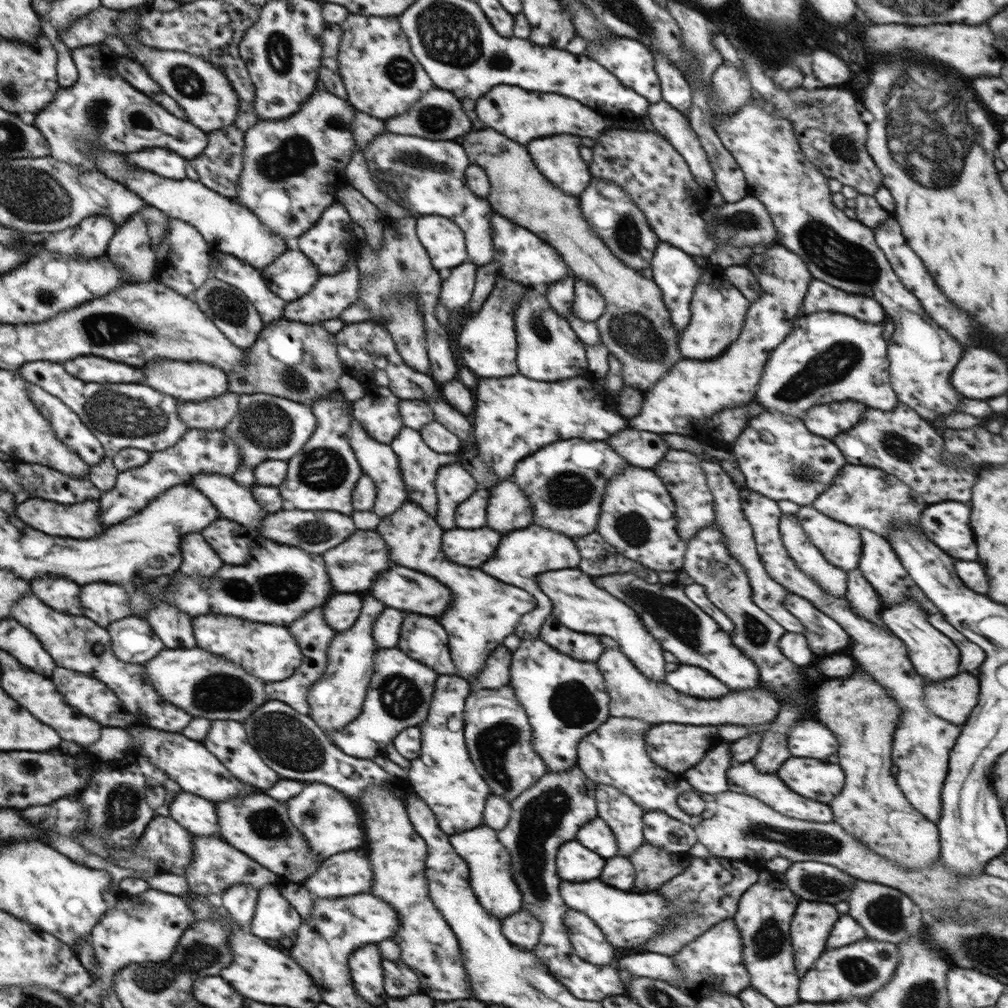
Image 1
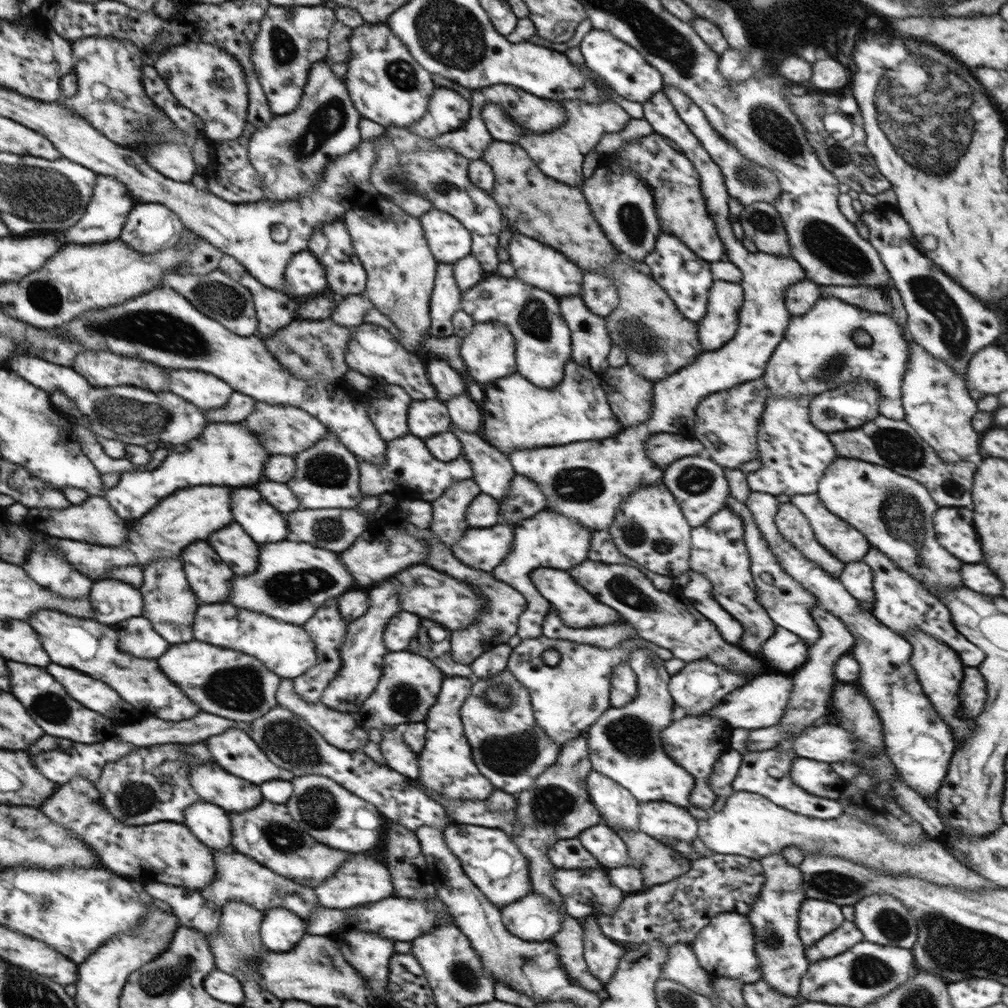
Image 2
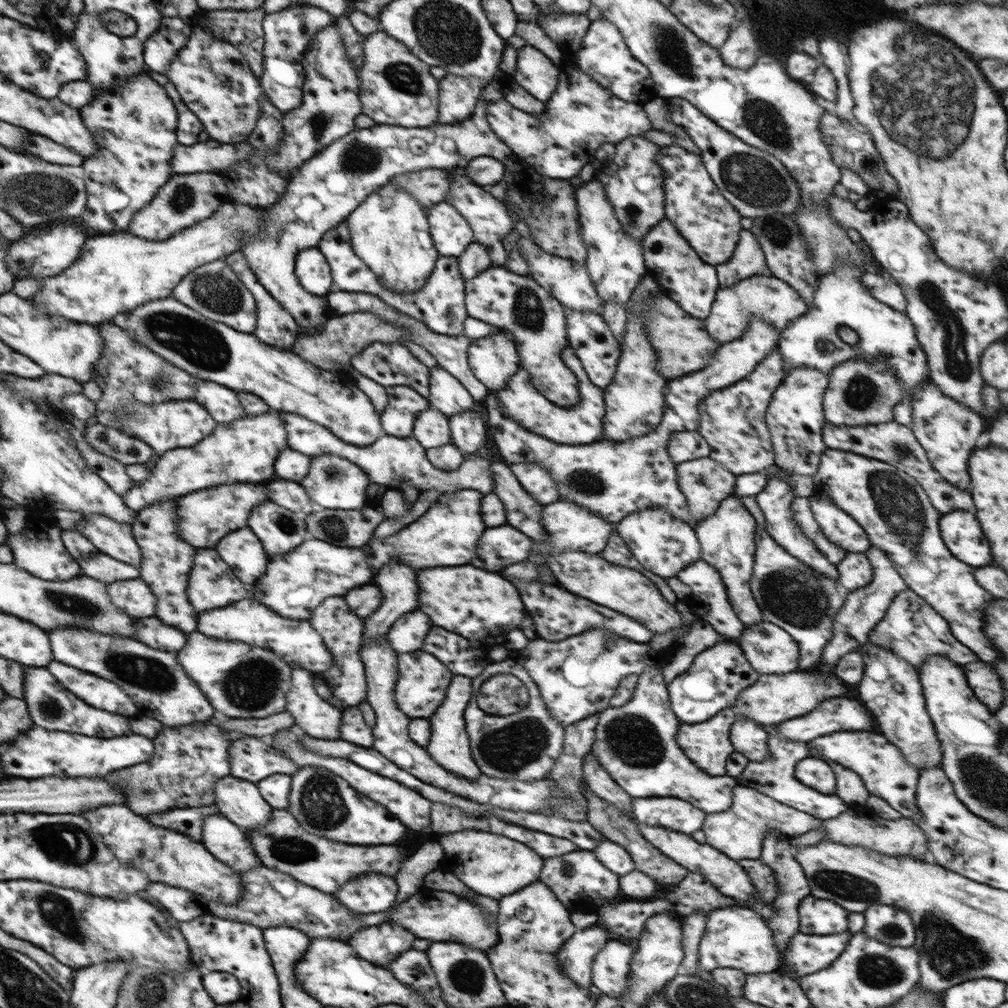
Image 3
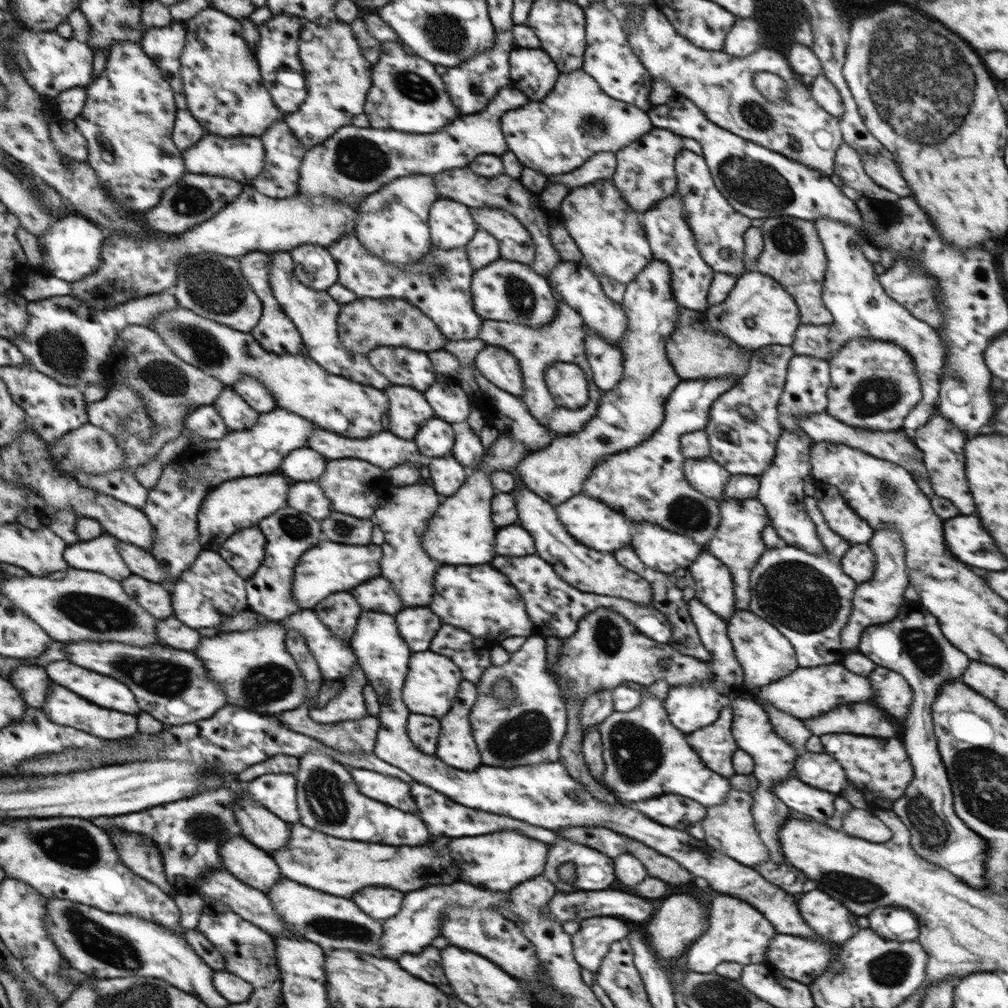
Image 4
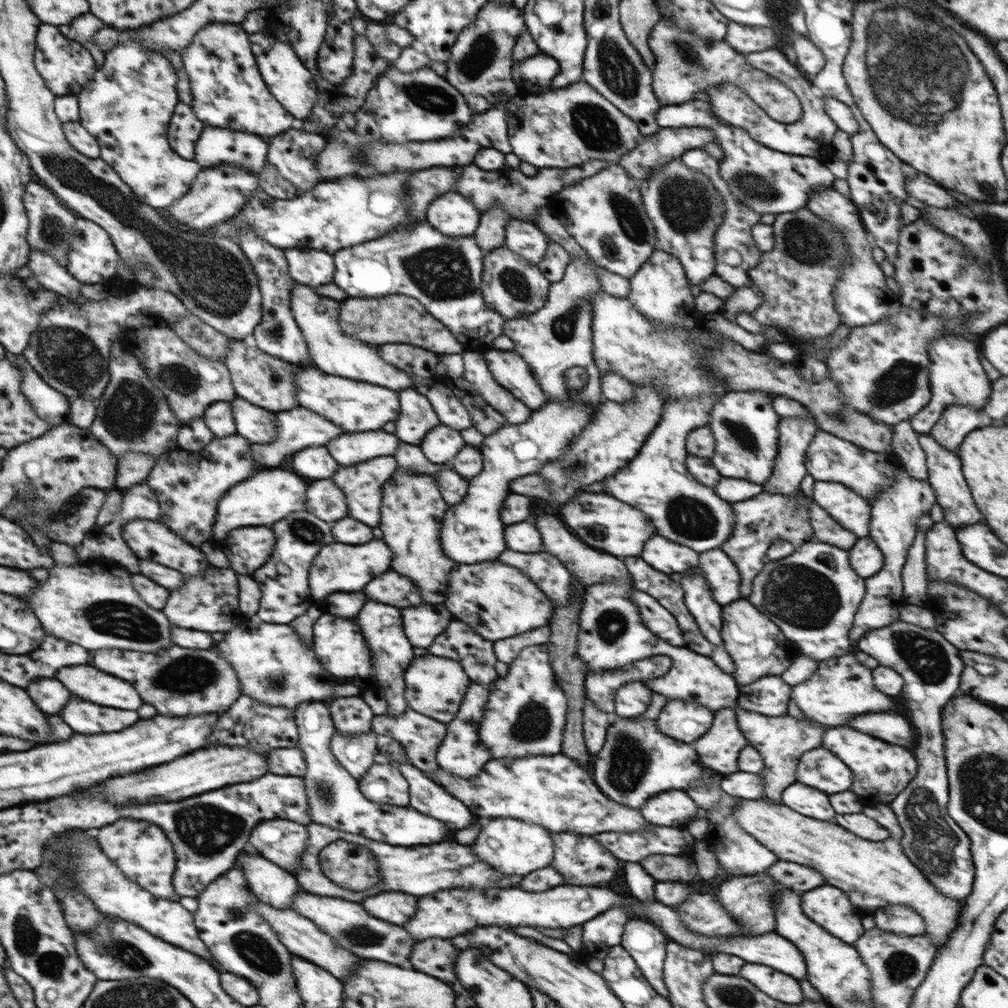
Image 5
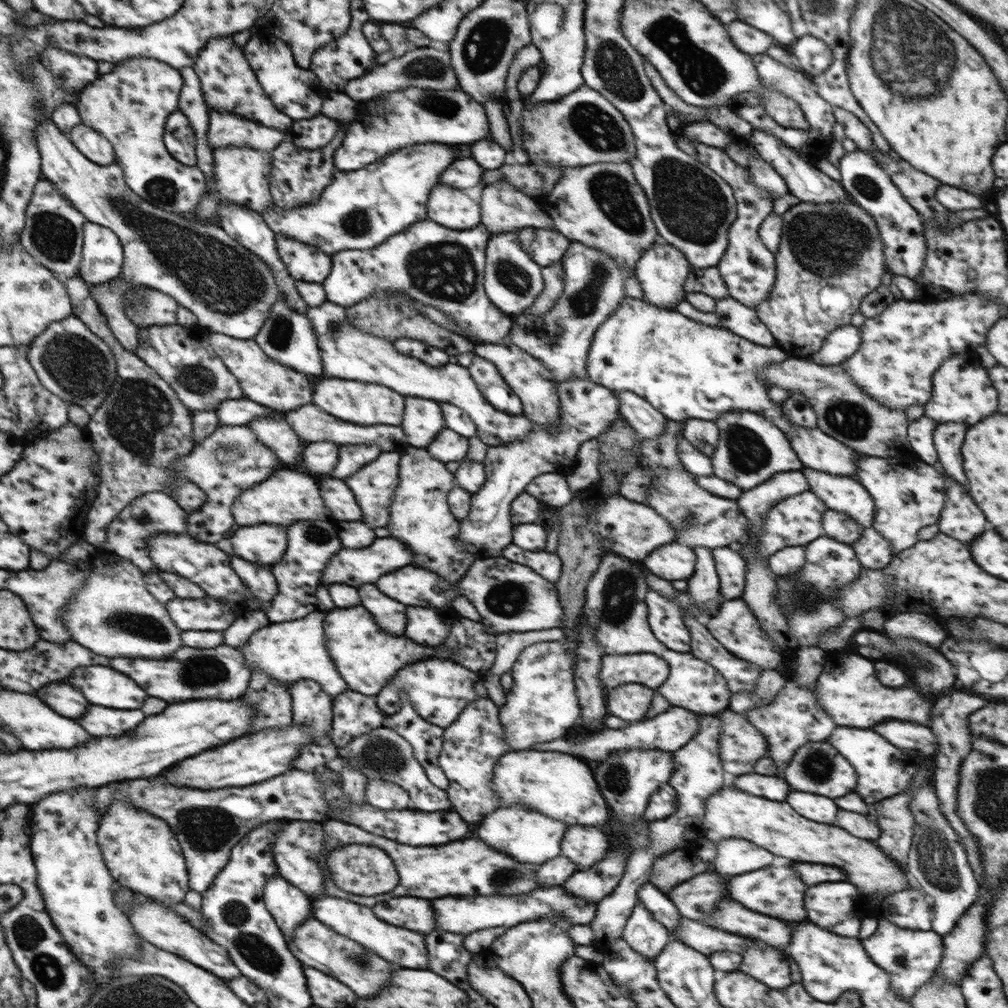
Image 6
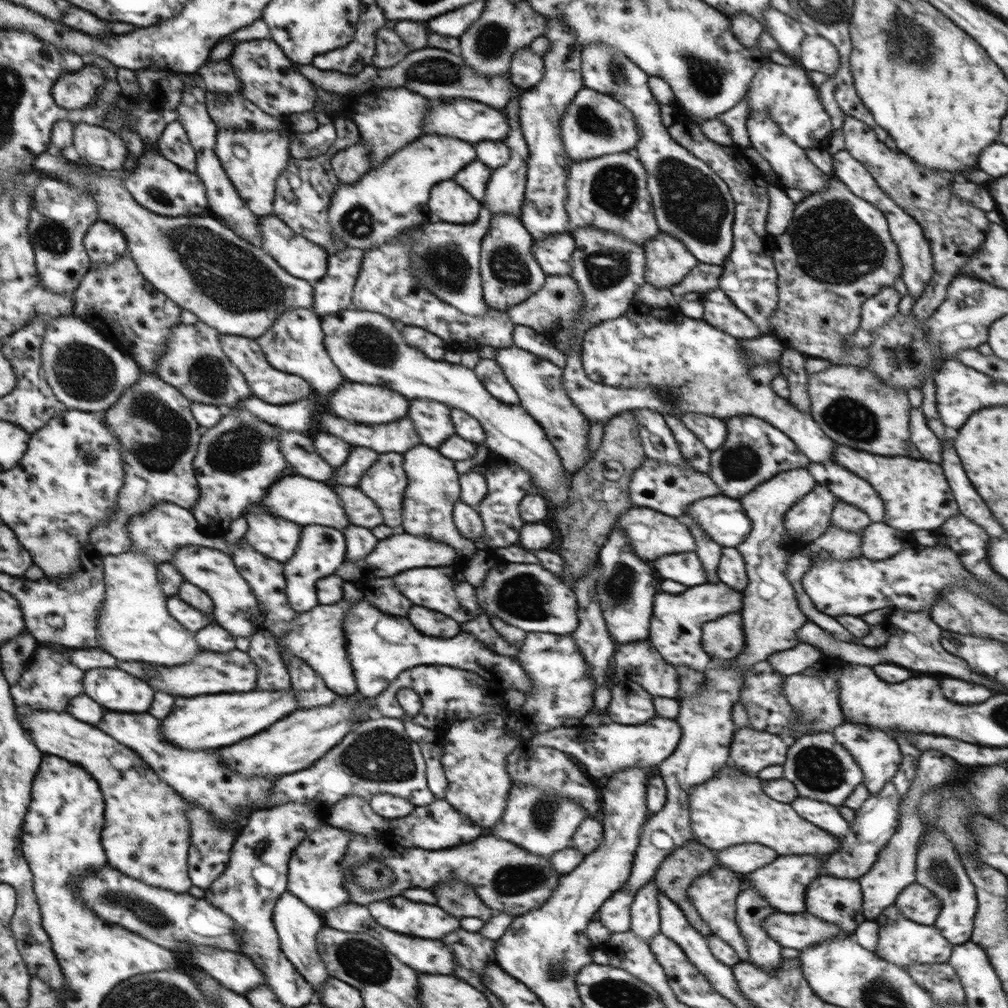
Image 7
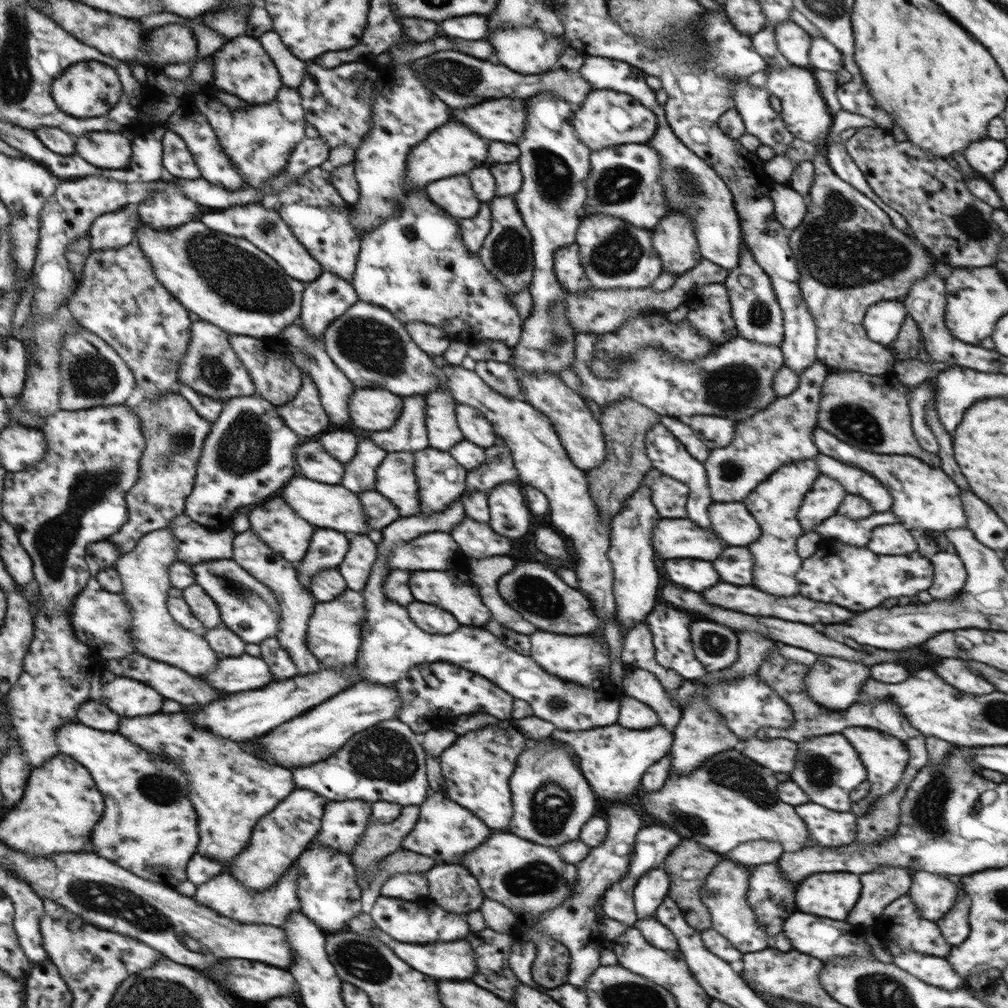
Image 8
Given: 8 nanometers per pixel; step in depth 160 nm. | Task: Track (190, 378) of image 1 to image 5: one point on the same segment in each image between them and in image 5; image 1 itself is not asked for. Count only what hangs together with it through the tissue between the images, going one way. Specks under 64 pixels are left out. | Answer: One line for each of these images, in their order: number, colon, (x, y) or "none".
2: (207, 391)
3: (222, 402)
4: (236, 412)
5: (257, 425)

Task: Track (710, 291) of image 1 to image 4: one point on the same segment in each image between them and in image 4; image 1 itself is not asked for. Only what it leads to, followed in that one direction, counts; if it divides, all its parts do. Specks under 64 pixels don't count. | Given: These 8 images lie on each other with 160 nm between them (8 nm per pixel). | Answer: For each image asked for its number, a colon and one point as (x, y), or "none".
2: (721, 319)
3: (765, 296)
4: (776, 316)

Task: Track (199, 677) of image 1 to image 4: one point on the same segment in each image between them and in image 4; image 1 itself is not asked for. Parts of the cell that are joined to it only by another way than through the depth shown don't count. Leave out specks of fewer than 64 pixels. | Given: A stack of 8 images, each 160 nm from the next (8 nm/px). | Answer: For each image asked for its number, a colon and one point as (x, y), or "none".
2: (231, 684)
3: (241, 680)
4: (253, 666)

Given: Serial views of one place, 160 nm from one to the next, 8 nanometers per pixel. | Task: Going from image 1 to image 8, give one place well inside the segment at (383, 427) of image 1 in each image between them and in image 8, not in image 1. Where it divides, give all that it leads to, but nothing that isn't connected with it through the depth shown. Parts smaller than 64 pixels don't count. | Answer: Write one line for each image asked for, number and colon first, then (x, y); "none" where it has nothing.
2: (388, 412)
3: (404, 403)
4: (409, 410)
5: (417, 416)
6: (423, 419)
7: (434, 426)
8: (443, 431)

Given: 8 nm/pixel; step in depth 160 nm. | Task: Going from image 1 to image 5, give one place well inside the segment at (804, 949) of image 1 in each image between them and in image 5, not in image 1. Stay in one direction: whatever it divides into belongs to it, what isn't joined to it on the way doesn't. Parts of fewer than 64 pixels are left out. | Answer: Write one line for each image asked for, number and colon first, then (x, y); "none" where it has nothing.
2: (817, 918)
3: (818, 916)
4: (826, 916)
5: (828, 906)

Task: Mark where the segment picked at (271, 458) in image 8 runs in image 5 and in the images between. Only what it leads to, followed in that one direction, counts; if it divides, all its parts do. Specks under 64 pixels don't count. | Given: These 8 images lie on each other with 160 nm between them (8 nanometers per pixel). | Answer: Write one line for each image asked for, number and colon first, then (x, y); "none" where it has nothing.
5: (189, 485)
6: (231, 460)
7: (238, 459)

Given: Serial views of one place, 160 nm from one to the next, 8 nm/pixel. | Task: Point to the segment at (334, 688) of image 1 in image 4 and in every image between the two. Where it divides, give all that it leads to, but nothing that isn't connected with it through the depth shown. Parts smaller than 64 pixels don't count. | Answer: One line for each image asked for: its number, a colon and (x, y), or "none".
2: (362, 651)
3: (397, 582)
4: (403, 512)

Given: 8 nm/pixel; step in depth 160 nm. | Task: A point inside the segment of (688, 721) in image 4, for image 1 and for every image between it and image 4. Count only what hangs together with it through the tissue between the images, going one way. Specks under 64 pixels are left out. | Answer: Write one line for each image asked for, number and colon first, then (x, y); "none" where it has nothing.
1: (694, 681)
2: (700, 685)
3: (718, 674)

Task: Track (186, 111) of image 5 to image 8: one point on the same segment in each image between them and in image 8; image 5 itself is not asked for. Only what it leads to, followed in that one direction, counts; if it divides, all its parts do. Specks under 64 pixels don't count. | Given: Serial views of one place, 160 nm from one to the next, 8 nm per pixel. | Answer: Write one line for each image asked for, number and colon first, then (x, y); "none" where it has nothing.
6: (179, 140)
7: (174, 144)
8: (177, 161)

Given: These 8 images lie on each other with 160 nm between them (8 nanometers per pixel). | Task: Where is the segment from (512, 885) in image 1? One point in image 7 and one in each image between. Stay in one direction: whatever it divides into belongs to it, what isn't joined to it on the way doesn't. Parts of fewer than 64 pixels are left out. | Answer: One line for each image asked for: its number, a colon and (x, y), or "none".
2: (494, 863)
3: (491, 865)
4: (499, 862)
5: (514, 847)
6: (527, 835)
7: (541, 823)

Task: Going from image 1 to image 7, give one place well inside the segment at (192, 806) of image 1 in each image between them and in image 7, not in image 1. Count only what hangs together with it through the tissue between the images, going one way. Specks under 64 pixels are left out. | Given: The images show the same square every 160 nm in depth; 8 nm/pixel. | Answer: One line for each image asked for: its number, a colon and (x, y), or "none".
2: (208, 822)
3: (227, 842)
4: (248, 863)
5: (270, 883)
6: (289, 906)
7: (297, 924)

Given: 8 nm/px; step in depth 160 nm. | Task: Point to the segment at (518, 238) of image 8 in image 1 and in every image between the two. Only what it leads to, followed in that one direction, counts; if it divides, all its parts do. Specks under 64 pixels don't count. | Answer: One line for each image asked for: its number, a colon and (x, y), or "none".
1: (548, 349)
2: (543, 347)
3: (516, 303)
4: (505, 290)
5: (513, 287)
6: (512, 280)
7: (510, 274)

